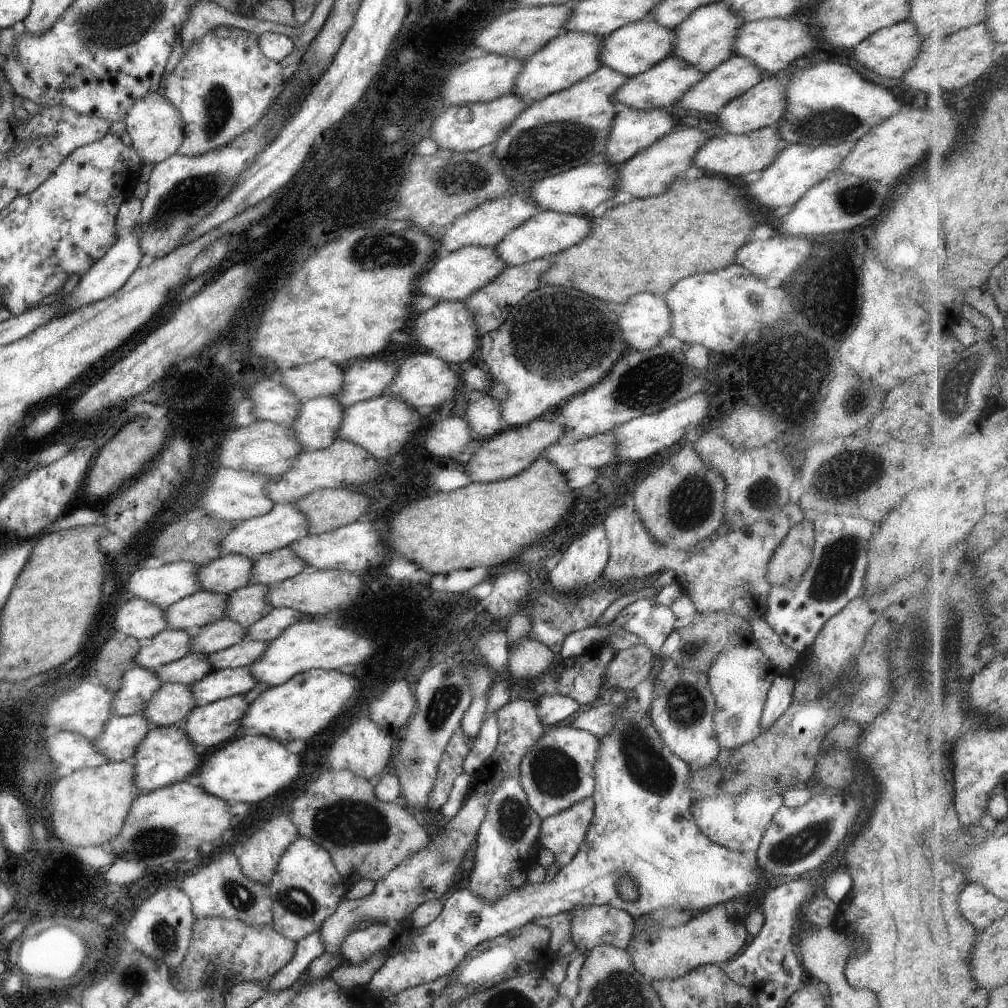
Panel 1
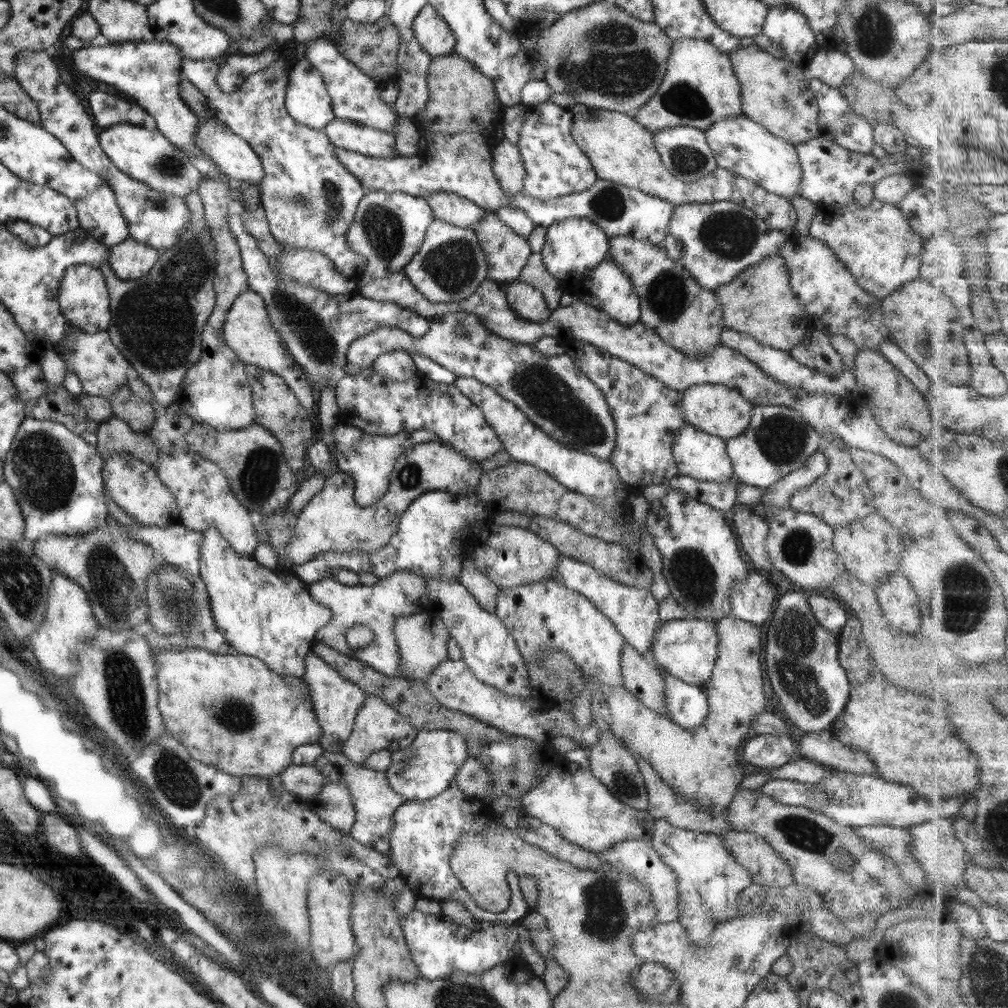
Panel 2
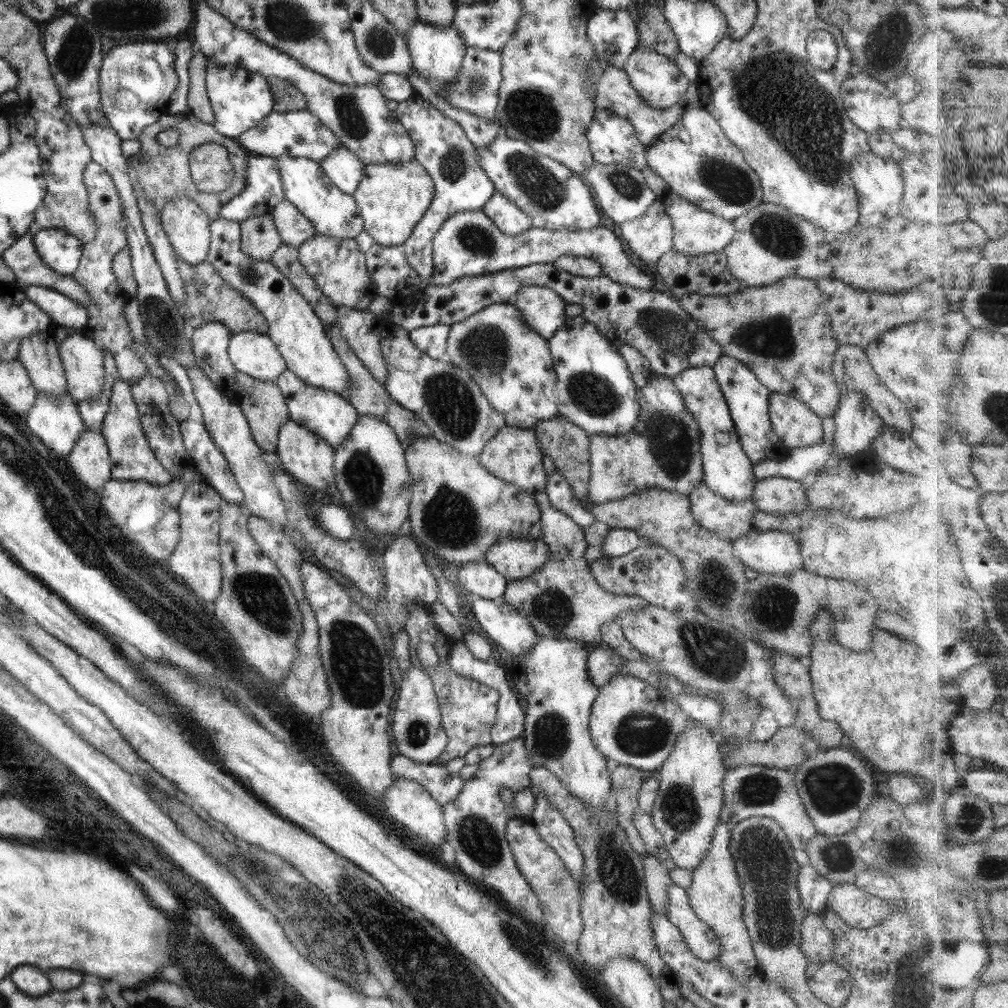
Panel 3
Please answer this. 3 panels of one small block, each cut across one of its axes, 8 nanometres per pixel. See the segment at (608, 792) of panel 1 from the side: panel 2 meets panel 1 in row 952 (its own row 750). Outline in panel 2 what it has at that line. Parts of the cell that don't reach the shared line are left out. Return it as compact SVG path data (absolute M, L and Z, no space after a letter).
M447 730L416 731L416 736L409 747L397 750L390 754L390 764L386 769L387 785L403 800L425 801L437 796L452 785L457 769L469 756L469 750L461 736Z

